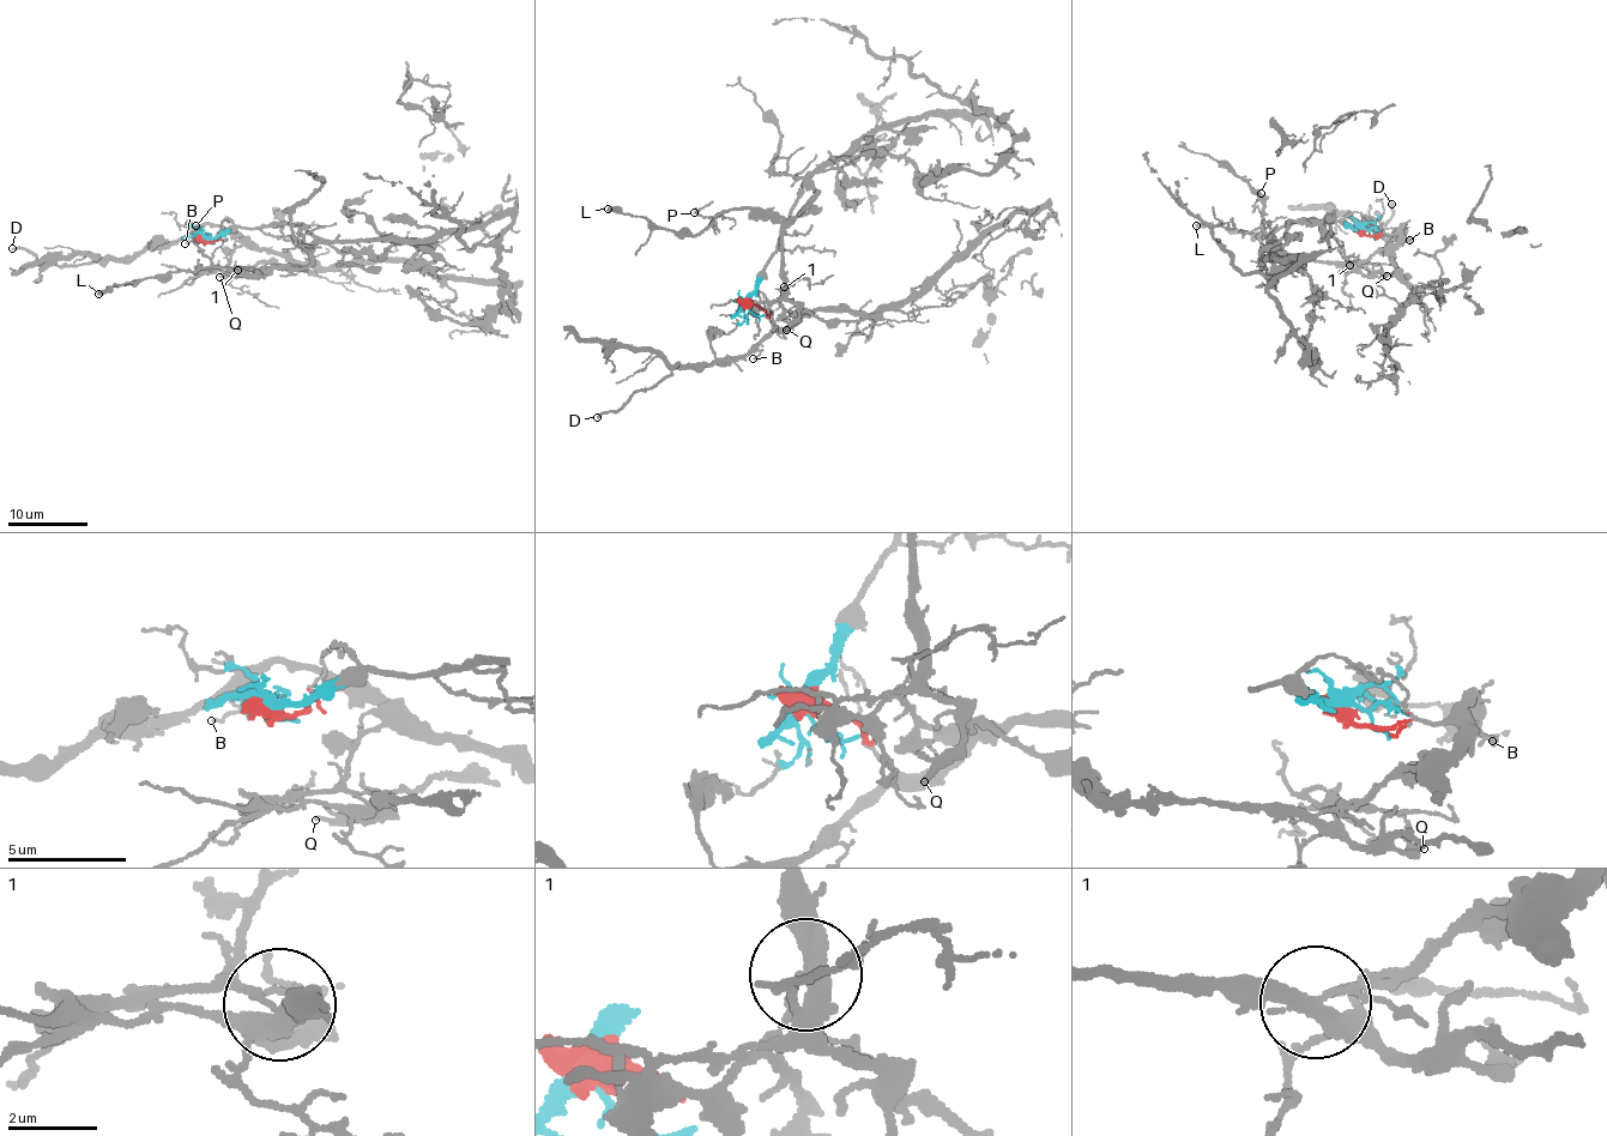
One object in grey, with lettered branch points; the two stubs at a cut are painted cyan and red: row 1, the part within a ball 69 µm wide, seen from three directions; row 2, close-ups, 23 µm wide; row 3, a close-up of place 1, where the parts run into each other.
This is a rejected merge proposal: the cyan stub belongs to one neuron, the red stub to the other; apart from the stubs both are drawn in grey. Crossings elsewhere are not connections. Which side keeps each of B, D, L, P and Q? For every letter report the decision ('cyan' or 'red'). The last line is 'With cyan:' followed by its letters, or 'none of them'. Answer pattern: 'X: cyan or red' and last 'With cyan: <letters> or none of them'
B: red
D: red
L: cyan
P: cyan
Q: cyan
With cyan: L, P, Q

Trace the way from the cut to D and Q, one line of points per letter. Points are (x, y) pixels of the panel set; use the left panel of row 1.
D: (204, 239), (212, 241), (222, 230), (206, 224), (134, 255), (91, 263), (54, 264), (12, 248)
Q: (204, 236), (284, 222), (312, 240), (306, 266), (240, 267), (234, 275), (240, 275), (219, 277)

